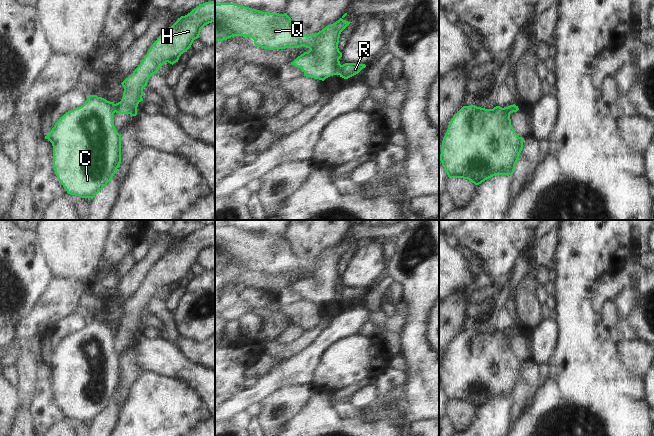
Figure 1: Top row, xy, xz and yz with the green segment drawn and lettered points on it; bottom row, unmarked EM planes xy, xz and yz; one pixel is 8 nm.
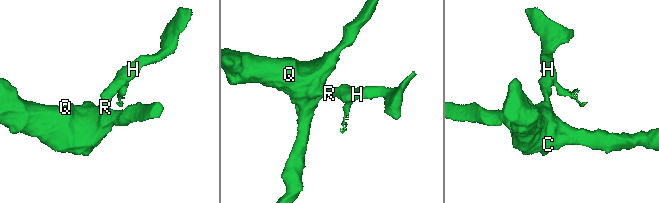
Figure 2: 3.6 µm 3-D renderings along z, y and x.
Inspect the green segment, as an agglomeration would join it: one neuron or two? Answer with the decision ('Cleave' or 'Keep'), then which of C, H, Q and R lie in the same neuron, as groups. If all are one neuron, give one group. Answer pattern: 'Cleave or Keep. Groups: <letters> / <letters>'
Cleave. Groups: C Q / H R

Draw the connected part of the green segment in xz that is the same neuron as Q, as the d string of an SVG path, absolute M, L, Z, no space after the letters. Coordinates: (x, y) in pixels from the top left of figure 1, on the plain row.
M220 227L215 228L215 265L227 264L233 260L244 260L251 261L256 271L269 274L304 270L310 274L298 280L291 288L300 292L304 300L324 305L330 300L339 299L341 291L339 283L342 281L338 272L339 262L341 256L352 247L343 243L346 239L347 237L318 257L305 259L294 253L287 237L262 236L235 227Z

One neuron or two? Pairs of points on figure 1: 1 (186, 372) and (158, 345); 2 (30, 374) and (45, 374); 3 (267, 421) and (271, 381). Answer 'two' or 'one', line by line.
1: one
2: two
3: two

